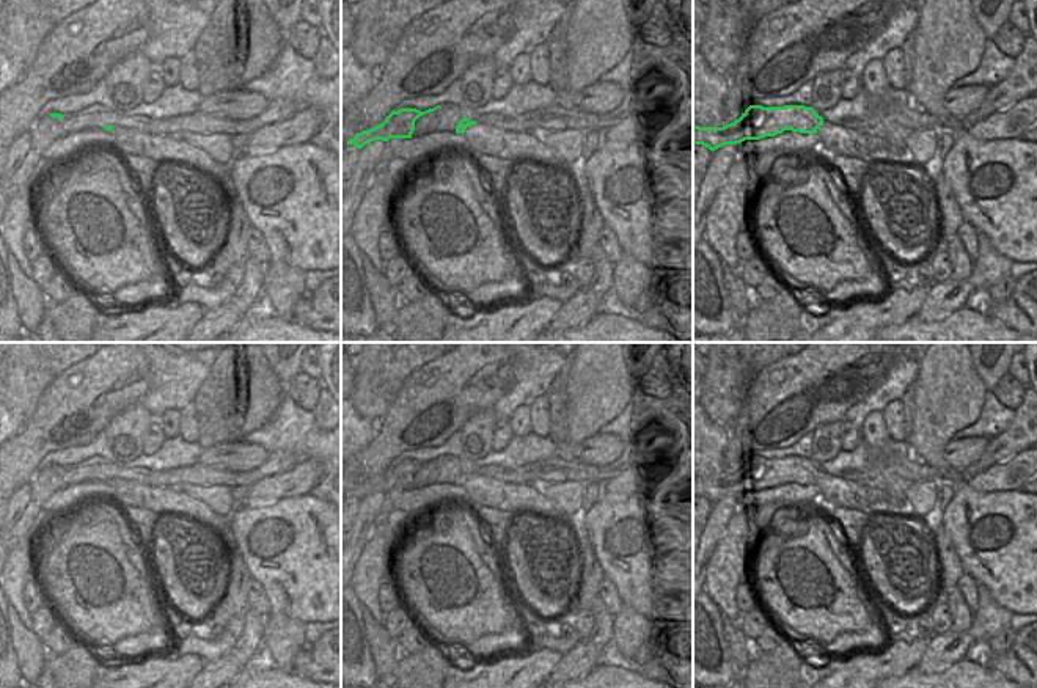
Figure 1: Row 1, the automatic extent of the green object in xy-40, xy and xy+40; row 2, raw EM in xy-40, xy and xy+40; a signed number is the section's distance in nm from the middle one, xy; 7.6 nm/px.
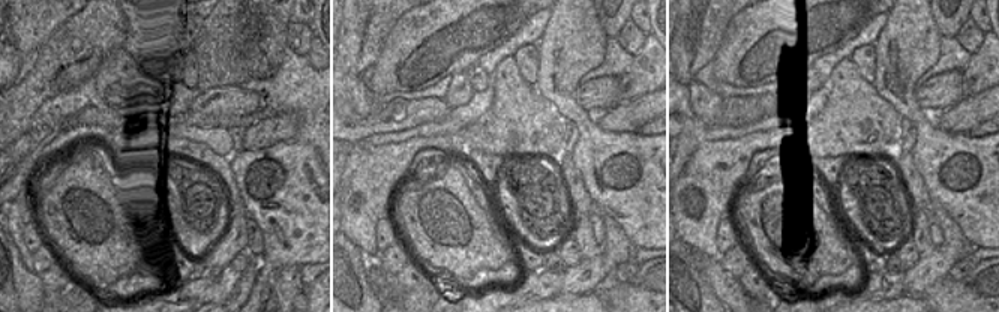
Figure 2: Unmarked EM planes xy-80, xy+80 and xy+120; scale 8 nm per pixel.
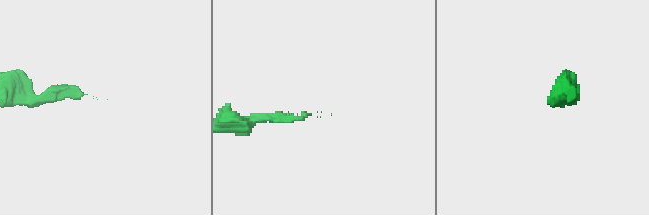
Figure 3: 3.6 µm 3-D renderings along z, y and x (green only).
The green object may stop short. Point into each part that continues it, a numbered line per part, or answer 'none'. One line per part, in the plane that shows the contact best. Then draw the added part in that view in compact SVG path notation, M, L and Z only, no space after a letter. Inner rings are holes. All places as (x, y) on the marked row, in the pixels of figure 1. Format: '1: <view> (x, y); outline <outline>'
1: xy (481, 140); outline M481 123L465 129L467 152L473 157L490 156L517 162L518 156L531 156L537 163L566 167L564 159L551 148L536 140L531 134L506 132Z

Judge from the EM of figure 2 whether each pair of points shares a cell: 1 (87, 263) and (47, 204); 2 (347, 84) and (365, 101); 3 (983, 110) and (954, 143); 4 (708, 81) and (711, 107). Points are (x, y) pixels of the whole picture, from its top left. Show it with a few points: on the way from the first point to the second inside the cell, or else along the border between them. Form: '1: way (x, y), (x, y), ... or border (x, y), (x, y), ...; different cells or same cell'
1: way (84, 248), (77, 240), (77, 234), (62, 219); same cell
2: way (351, 89), (360, 98); same cell
3: border (932, 116), (938, 126), (966, 134); different cells
4: border (695, 80), (723, 99); different cells

